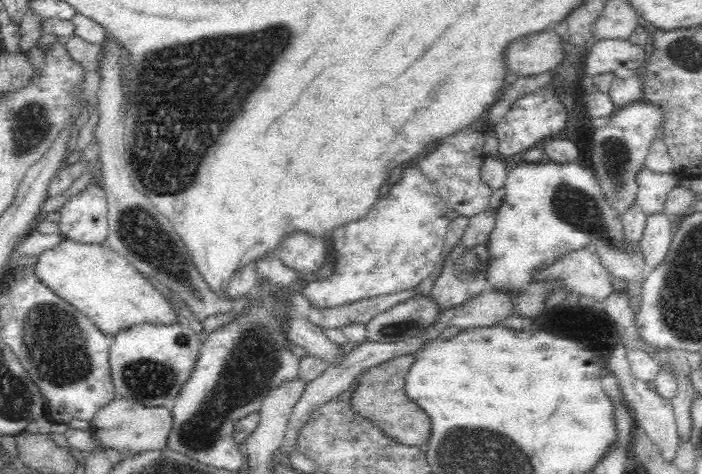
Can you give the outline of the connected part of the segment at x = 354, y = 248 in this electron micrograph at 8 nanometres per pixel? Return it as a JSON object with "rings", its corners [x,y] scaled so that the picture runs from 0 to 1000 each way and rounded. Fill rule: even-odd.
{"rings":[[[593,354],[573,363],[573,380],[556,401],[553,414],[541,418],[533,443],[513,468],[501,468],[493,477],[476,483],[473,494],[477,523],[477,563],[472,582],[460,589],[452,586],[432,599],[429,618],[444,637],[447,652],[466,652],[474,646],[487,646],[507,633],[558,620],[594,603],[615,578],[618,561],[630,536],[641,460],[635,456],[637,430],[621,409],[621,399],[605,367]]]}

